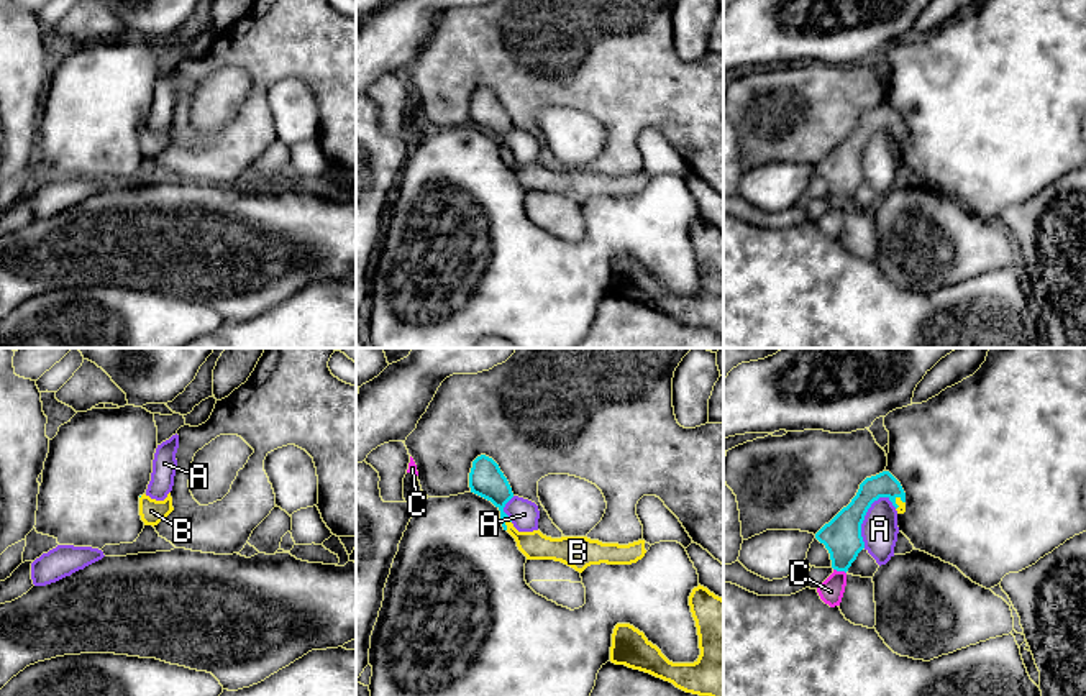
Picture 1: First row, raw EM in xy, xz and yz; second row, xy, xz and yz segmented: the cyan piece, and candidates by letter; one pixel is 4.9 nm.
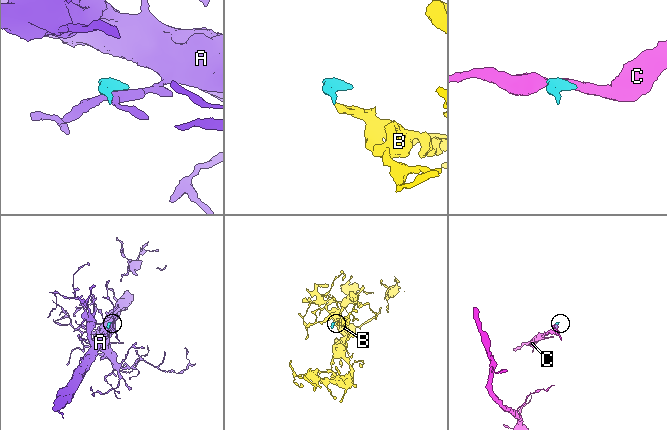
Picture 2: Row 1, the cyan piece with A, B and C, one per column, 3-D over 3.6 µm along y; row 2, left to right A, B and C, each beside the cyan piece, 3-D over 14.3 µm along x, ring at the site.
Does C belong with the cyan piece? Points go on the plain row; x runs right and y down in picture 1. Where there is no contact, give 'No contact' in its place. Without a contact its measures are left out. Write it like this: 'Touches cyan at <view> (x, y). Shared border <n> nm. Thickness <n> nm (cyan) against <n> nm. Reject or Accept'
Touches cyan at yz (840, 202). Shared border 70 nm. Thickness 190 nm (cyan) against 120 nm. Reject

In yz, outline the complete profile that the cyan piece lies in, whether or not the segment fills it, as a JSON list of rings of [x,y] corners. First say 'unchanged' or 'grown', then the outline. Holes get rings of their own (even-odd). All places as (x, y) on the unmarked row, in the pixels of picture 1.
grown; [[[883,103],[866,110],[851,135],[815,166],[828,182],[833,202],[846,205],[865,181],[861,156],[879,130],[888,130],[897,146],[906,144],[906,125],[901,115],[889,103]]]

